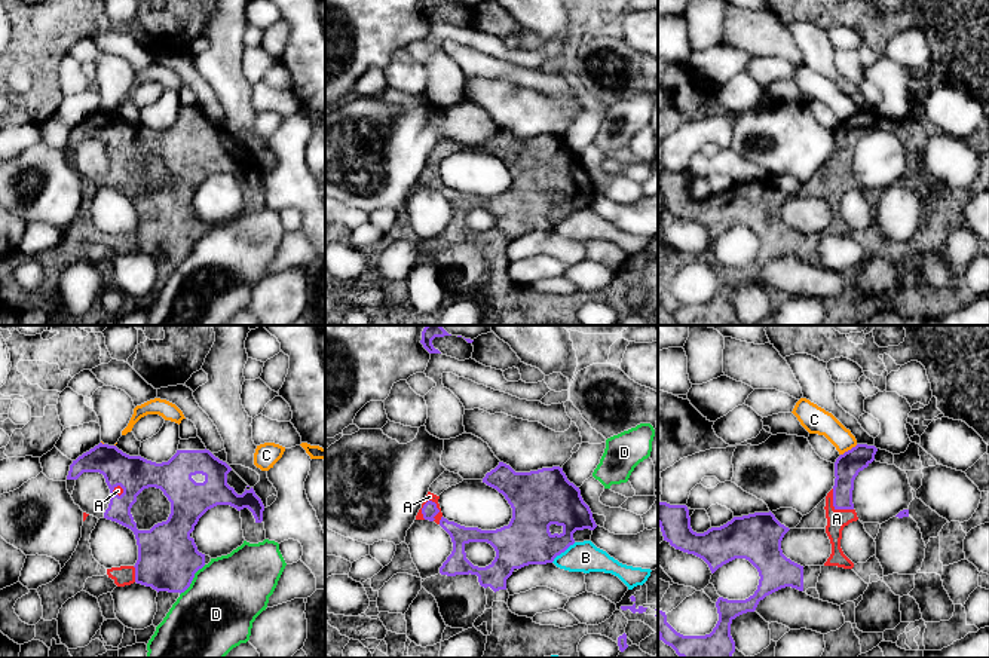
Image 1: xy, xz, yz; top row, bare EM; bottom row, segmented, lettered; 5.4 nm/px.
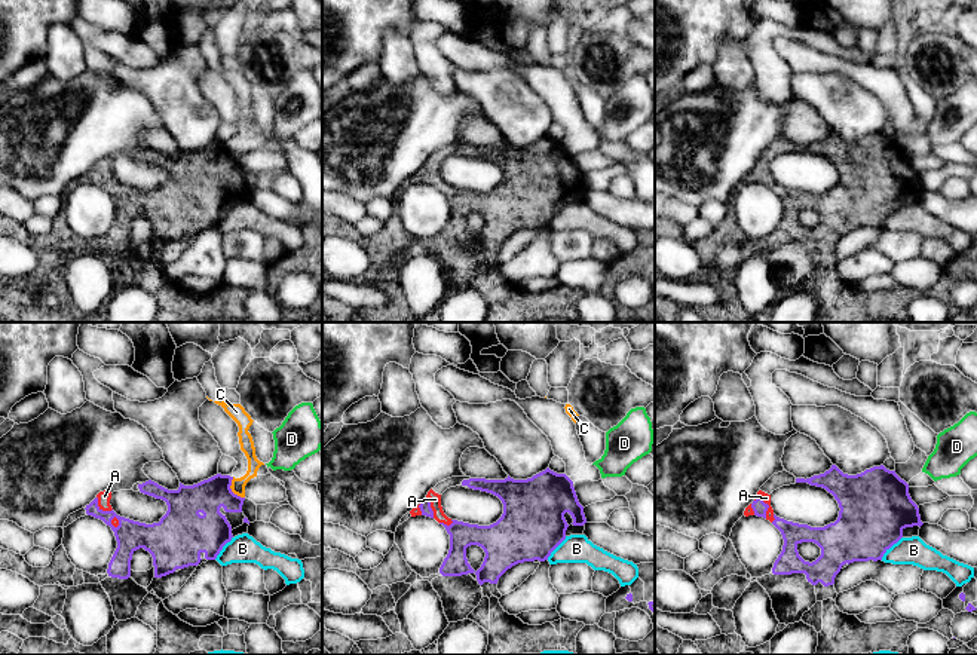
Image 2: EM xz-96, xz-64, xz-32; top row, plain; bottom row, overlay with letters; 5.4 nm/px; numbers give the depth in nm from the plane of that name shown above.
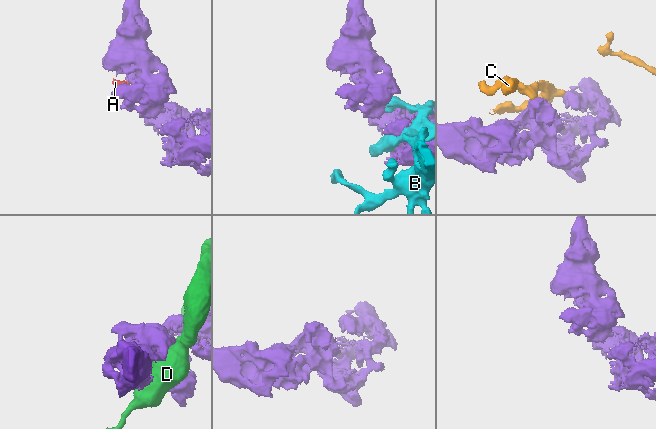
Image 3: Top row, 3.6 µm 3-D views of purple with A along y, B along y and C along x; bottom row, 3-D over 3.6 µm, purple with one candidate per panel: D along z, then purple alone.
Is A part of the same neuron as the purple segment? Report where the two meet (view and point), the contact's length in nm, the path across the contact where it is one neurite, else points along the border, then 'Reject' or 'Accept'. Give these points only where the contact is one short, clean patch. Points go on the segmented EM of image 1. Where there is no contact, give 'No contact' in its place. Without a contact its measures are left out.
Touches purple at xz (437, 508). Shared border 120 nm. Accept

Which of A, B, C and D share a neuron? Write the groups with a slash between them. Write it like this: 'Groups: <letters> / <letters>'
Groups: A / B / C / D

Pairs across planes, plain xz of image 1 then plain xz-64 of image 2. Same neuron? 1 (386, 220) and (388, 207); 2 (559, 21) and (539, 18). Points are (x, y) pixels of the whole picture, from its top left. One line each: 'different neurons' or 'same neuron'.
1: same neuron
2: same neuron

